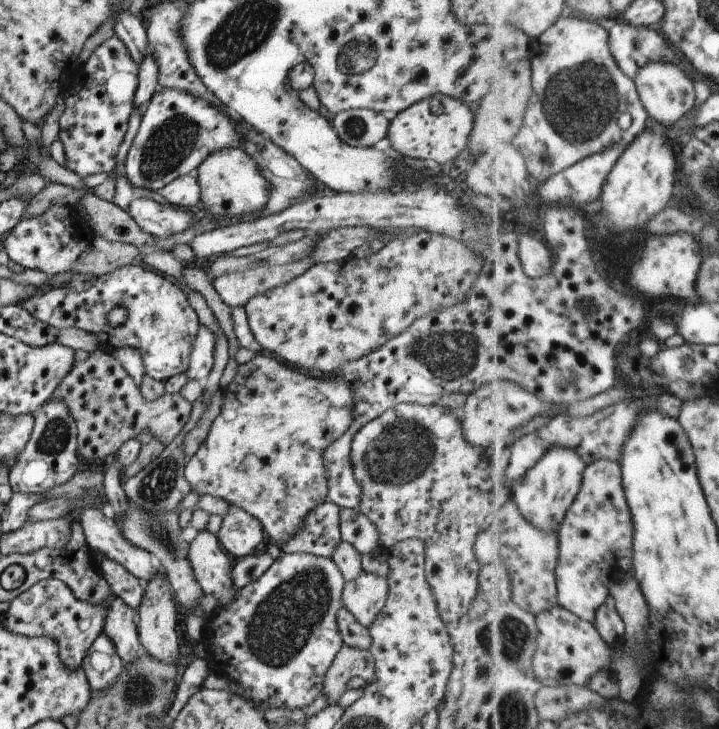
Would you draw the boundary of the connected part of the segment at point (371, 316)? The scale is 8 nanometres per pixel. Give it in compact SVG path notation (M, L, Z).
M428 231L413 234L407 238L392 238L389 242L385 243L384 248L377 253L373 253L370 256L364 258L356 258L354 255L344 258L344 260L338 260L338 262L318 263L312 265L304 274L294 278L286 284L286 286L279 286L268 290L268 292L262 292L262 294L256 294L246 306L244 310L248 318L248 324L252 334L256 337L256 340L262 348L274 352L276 356L284 358L286 362L294 364L294 366L308 368L308 370L320 370L324 374L339 375L342 370L342 366L346 366L348 362L352 360L360 360L364 356L368 356L370 352L382 348L385 342L396 338L398 334L402 334L416 318L424 318L428 316L430 312L442 312L446 308L452 308L456 306L458 302L462 302L466 298L466 294L472 290L472 284L476 282L476 276L482 272L484 268L483 256L474 254L472 250L464 242L456 240L454 238L448 238L448 236L442 236L442 234L434 234Z

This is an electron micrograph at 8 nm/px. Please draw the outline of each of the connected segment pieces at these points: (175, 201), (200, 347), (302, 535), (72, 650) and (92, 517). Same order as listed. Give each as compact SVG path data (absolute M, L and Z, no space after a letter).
M194 173L179 176L176 180L164 184L160 193L170 205L189 211L199 211L201 190Z
M200 325L194 346L192 346L189 367L186 371L188 381L198 380L201 383L206 381L213 366L214 346L216 346L216 336L206 326Z
M326 500L304 516L302 528L286 542L280 544L282 553L306 553L331 558L340 544L340 510Z
M59 579L38 581L30 590L22 592L9 604L8 612L2 616L4 628L16 636L46 636L54 640L58 644L62 664L72 670L82 668L90 646L103 633L104 614L108 610L104 604L88 604L78 600L69 586Z
M84 508L78 519L90 549L99 551L104 558L120 562L140 580L150 581L158 574L160 567L154 556L144 549L136 550L119 531L115 520L109 519L102 509Z

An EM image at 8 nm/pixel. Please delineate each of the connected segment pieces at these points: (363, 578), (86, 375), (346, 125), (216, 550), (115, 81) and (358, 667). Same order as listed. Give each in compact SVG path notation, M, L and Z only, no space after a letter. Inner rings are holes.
M362 571L356 578L345 582L342 604L364 628L370 628L384 608L388 592L387 578Z
M96 348L88 360L75 364L49 398L62 400L66 404L68 414L77 426L78 455L86 460L102 460L116 454L127 440L145 431L168 446L184 430L192 410L192 403L180 393L165 393L153 401L147 401L136 380L130 378L112 351L106 348Z
M370 109L340 111L330 122L342 142L350 146L372 147L388 134L390 121Z
M200 530L188 546L190 568L204 594L214 596L221 606L232 604L236 590L232 588L232 562L222 548L217 534Z
M114 35L103 44L96 47L88 60L82 66L82 78L71 80L69 91L64 100L65 109L60 116L59 139L63 144L65 167L81 177L92 174L107 173L113 175L117 162L117 154L126 136L128 122L132 116L134 97L139 83L139 68L134 64L131 54L126 45Z
M345 644L336 654L324 678L321 696L332 706L348 690L348 681L354 677L363 678L367 683L374 682L375 660L369 650L350 648Z

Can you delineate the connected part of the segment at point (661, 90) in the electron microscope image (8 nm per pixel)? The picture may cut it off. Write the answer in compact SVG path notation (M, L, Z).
M650 62L640 70L635 81L639 86L639 92L644 106L648 108L651 119L658 120L662 124L676 124L687 114L690 114L696 106L696 88L694 81L689 78L688 72L672 62Z

